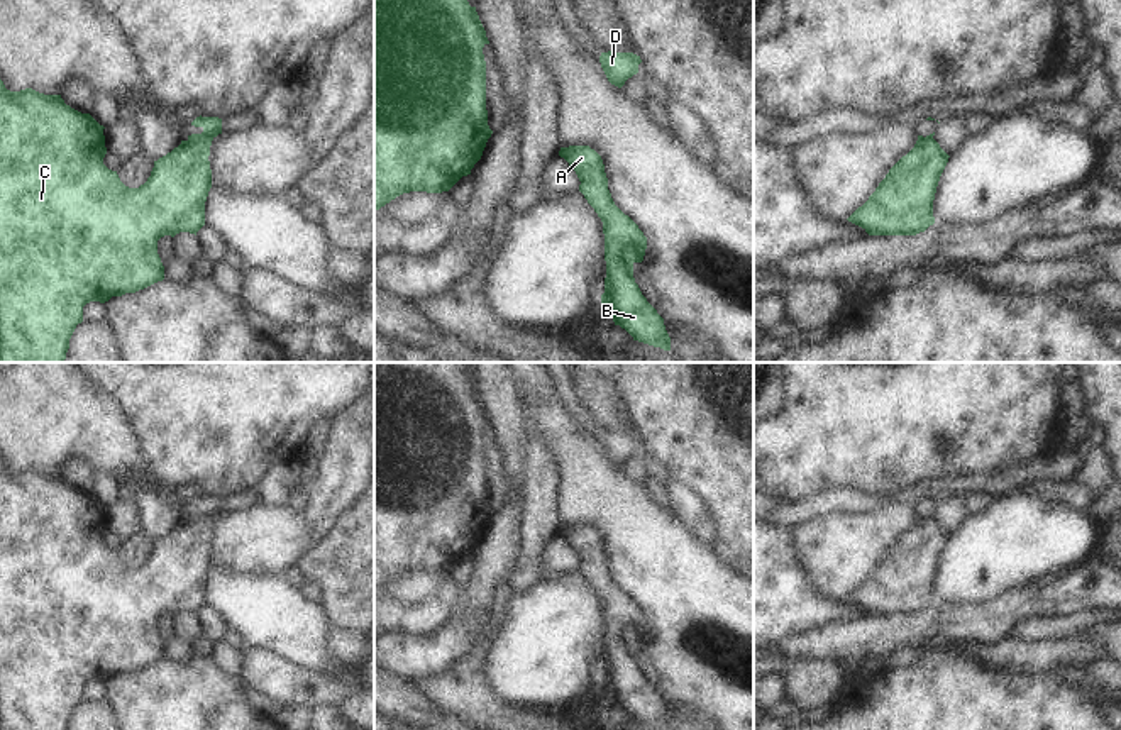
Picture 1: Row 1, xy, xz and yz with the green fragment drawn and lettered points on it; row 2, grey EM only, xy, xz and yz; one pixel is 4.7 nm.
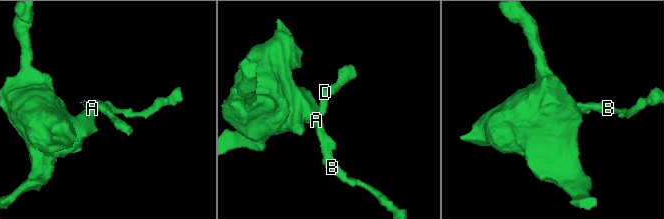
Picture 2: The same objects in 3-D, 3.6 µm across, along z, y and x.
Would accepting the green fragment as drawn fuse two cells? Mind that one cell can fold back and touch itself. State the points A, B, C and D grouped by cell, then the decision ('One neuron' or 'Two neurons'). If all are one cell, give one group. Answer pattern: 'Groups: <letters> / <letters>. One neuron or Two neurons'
Groups: A B C / D. Two neurons

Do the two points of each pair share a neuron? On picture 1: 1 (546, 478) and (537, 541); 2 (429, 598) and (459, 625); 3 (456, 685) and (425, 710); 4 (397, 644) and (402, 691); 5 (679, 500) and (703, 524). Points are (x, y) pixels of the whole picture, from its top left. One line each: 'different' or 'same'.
1: same
2: different
3: different
4: different
5: same

